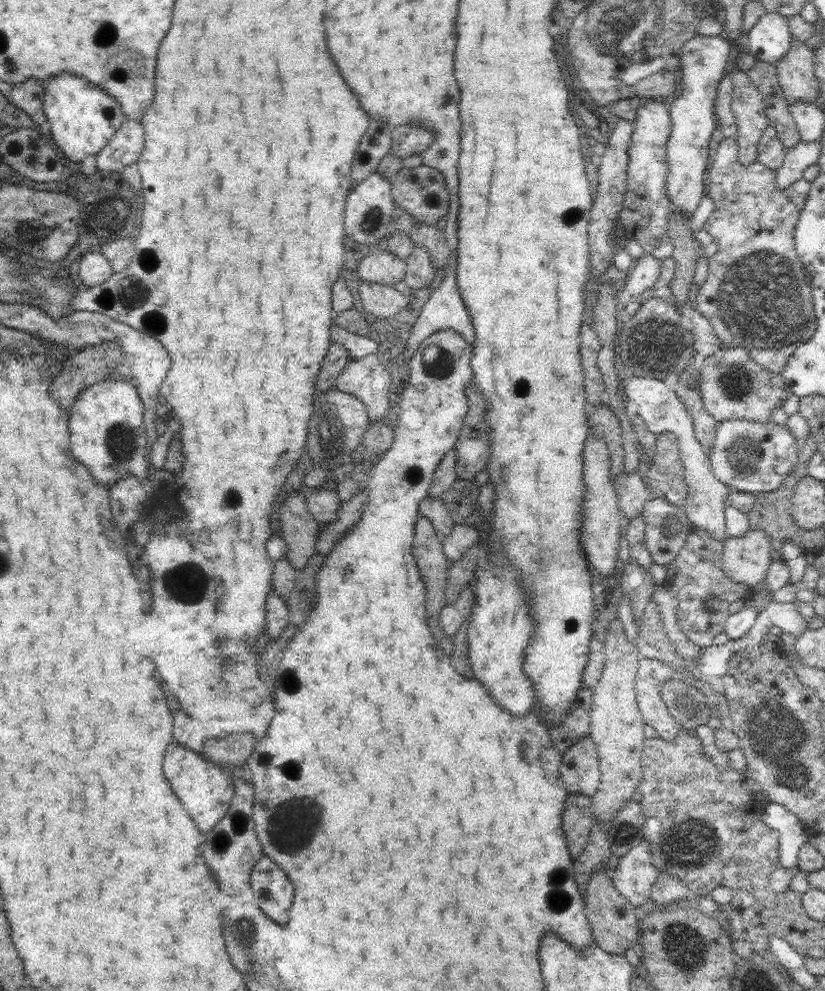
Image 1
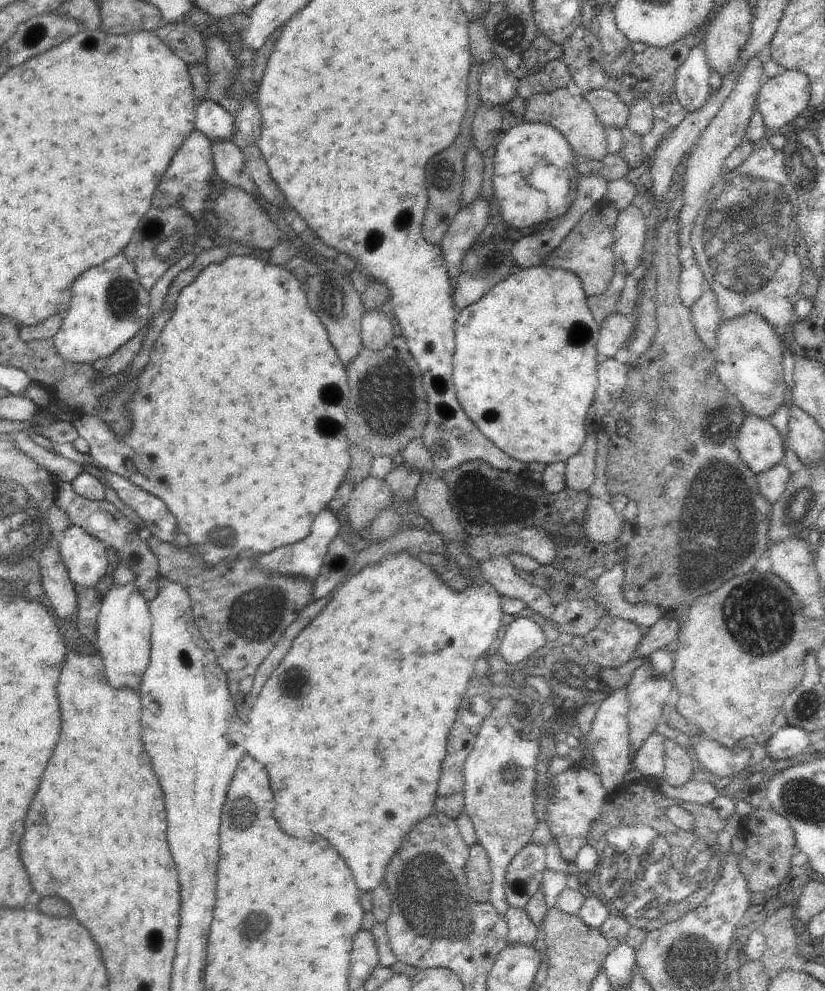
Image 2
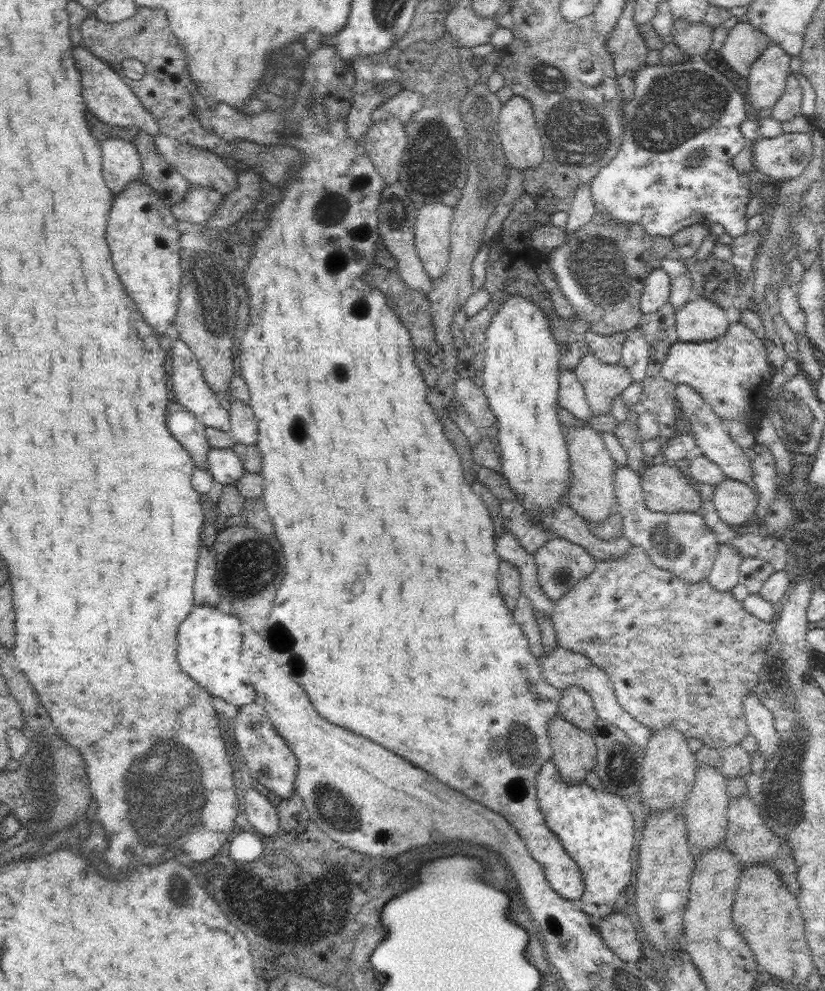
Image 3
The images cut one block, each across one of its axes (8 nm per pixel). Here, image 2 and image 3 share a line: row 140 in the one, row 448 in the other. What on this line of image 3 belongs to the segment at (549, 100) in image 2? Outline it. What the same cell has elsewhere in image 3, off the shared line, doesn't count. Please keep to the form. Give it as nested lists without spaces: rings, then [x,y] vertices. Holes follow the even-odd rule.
[[[589,424],[585,428],[563,428],[565,430],[565,446],[569,452],[569,464],[573,474],[571,490],[565,496],[565,502],[587,520],[589,526],[595,526],[599,522],[605,522],[611,516],[611,510],[615,508],[615,488],[613,488],[613,474],[615,474],[615,462],[609,458],[609,452],[601,440],[601,434]]]

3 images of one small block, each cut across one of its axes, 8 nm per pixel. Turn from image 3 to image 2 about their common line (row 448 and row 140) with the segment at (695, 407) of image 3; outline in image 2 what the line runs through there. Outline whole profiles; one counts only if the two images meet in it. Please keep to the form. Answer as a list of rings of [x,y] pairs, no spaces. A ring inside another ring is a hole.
[[[763,48],[745,64],[745,68],[741,70],[741,74],[737,78],[735,88],[725,98],[725,102],[721,104],[721,108],[717,110],[717,114],[709,122],[709,126],[705,126],[705,130],[701,132],[697,146],[693,146],[693,150],[689,150],[687,158],[681,164],[681,168],[685,168],[685,176],[683,176],[683,192],[679,192],[679,198],[677,198],[677,206],[679,206],[679,216],[677,216],[679,218],[679,262],[681,262],[681,276],[677,280],[677,292],[679,292],[677,296],[679,296],[681,304],[687,308],[695,306],[695,302],[699,300],[699,296],[703,294],[703,288],[705,288],[705,278],[703,278],[699,262],[695,260],[695,252],[693,252],[693,244],[691,244],[691,232],[695,228],[695,220],[697,220],[701,206],[705,204],[707,196],[711,194],[719,176],[723,174],[725,158],[729,158],[729,154],[733,150],[737,150],[737,146],[743,142],[743,138],[747,138],[747,134],[745,134],[747,122],[755,110],[759,90],[765,82],[763,80],[763,66],[767,60],[769,60],[769,50]]]

